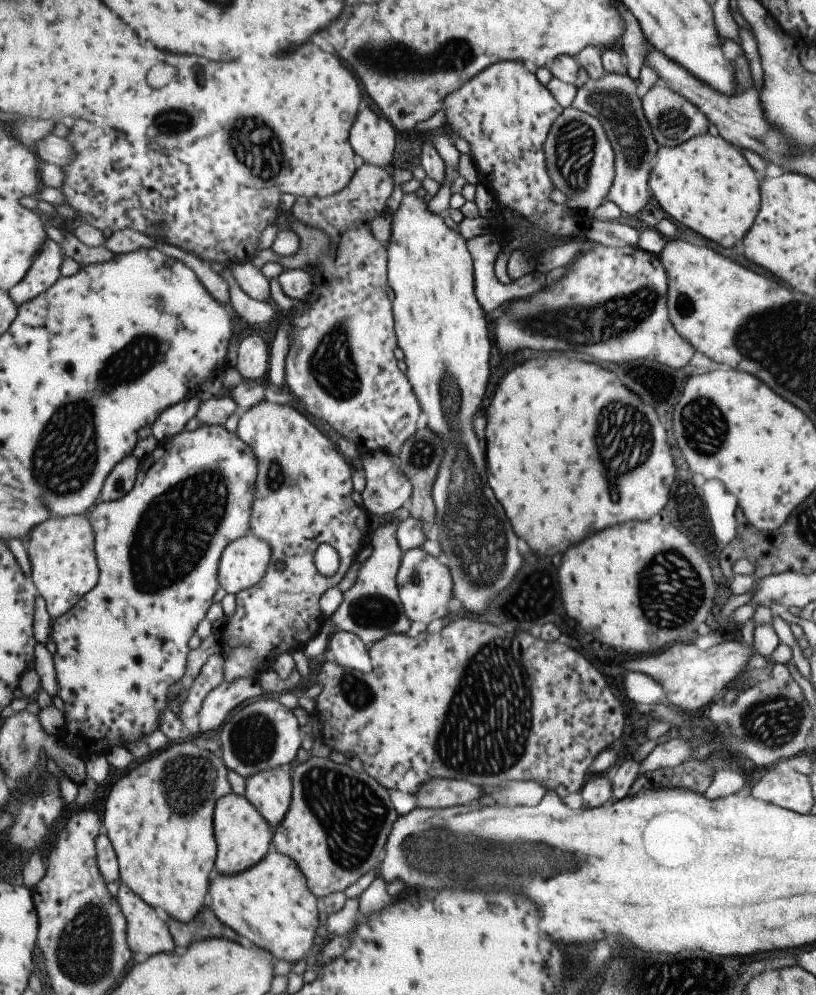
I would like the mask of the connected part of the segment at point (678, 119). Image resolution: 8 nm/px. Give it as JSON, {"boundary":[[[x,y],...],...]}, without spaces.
{"boundary":[[[661,82],[647,90],[640,101],[644,117],[650,126],[652,137],[659,147],[674,147],[691,137],[707,133],[709,122],[705,116],[679,93],[665,88],[665,85]]]}

